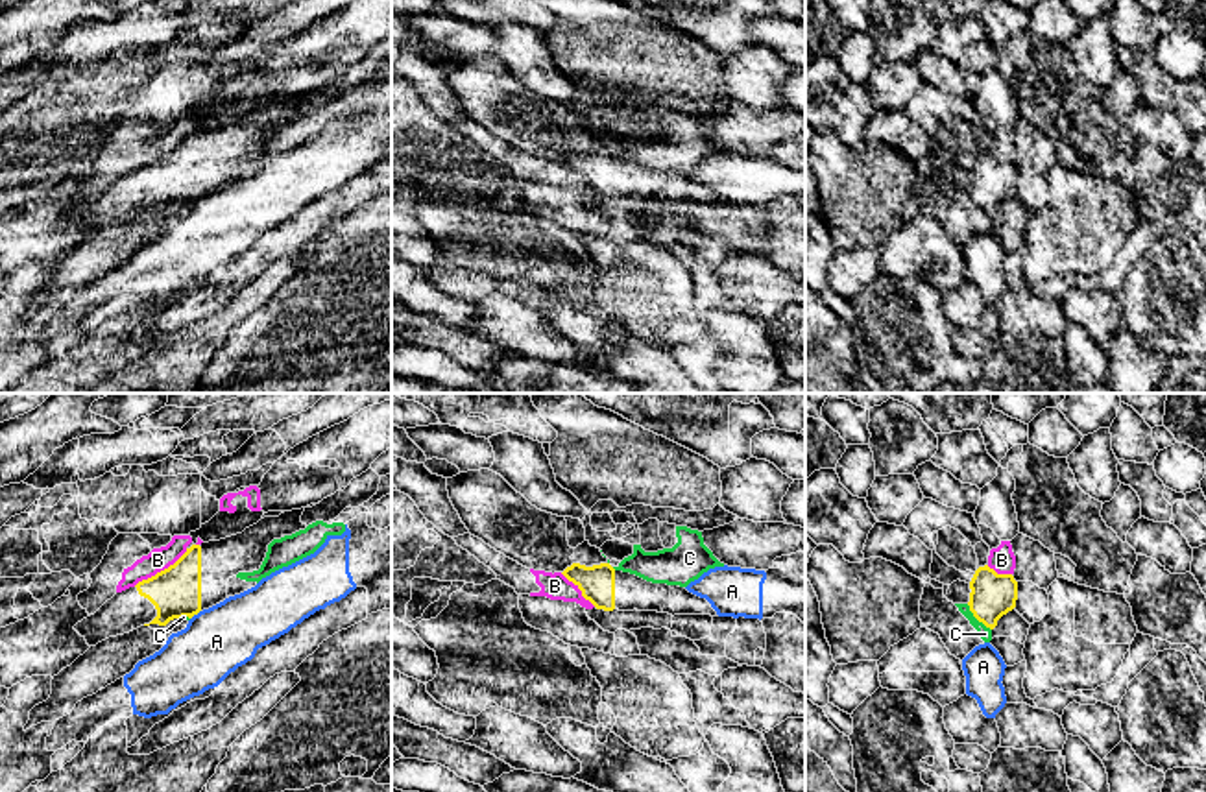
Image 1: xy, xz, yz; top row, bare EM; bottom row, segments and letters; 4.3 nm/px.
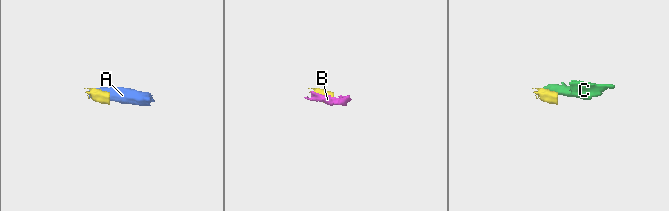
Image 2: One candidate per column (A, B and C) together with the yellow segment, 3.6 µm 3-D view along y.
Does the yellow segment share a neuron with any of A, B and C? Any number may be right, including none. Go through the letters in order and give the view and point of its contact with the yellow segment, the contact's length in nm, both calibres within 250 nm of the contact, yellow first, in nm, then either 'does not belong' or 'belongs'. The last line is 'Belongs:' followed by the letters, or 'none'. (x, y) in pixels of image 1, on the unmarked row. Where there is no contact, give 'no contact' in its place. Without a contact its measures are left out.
A: xy (194, 200) | 60 nm | 220/300 nm | does not belong
B: xy (161, 157) | 280 nm | 220/100 nm | does not belong
C: yz (977, 205) | 160 nm | 190/60 nm | does not belong
Belongs: none

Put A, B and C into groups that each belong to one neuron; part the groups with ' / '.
A / B / C

